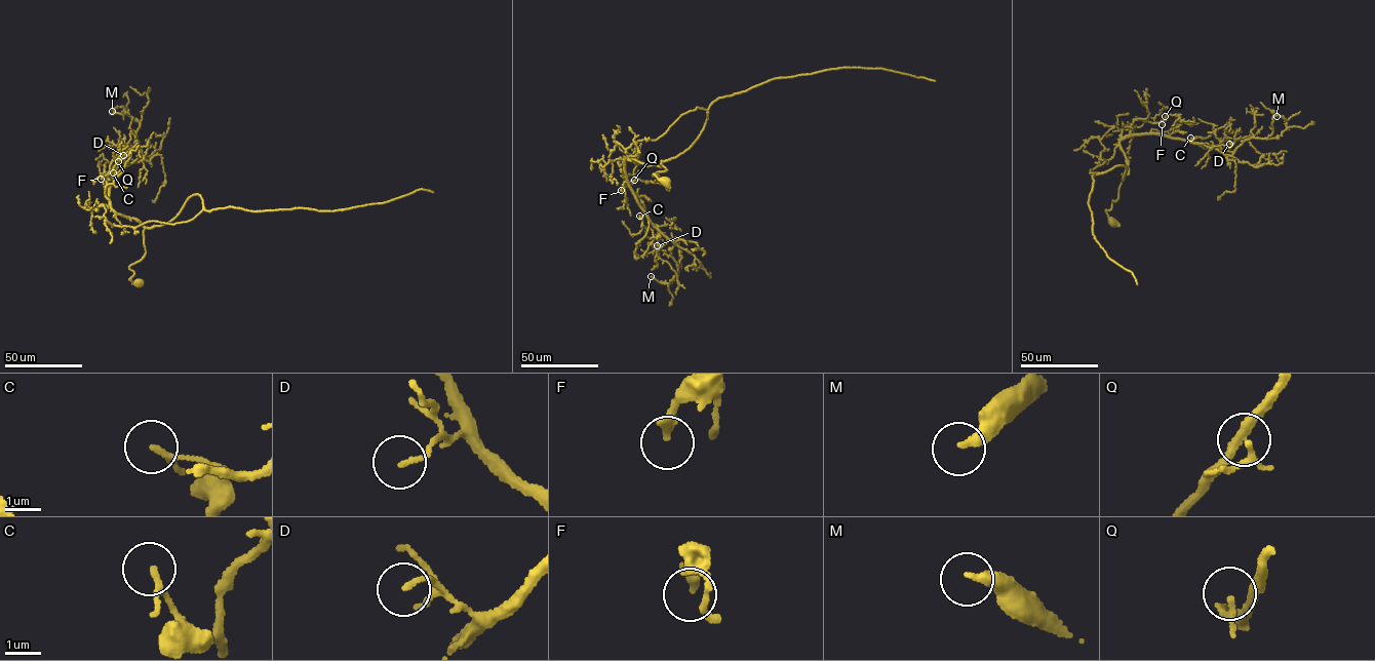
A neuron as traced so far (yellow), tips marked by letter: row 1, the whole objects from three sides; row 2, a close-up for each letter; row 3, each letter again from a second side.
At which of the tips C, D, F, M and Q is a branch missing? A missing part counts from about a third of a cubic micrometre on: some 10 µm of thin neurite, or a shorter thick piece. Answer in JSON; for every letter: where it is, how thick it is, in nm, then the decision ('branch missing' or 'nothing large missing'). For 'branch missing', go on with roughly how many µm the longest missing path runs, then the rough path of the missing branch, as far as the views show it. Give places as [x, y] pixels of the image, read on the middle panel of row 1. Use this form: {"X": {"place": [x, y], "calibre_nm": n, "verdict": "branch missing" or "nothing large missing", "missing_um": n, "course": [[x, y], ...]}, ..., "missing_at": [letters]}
{"C": {"place": [639, 216], "calibre_nm": 120, "verdict": "nothing large missing"}, "D": {"place": [657, 245], "calibre_nm": 120, "verdict": "nothing large missing"}, "F": {"place": [621, 190], "calibre_nm": 280, "verdict": "nothing large missing"}, "M": {"place": [651, 276], "calibre_nm": 300, "verdict": "nothing large missing"}, "Q": {"place": [634, 180], "calibre_nm": 140, "verdict": "nothing large missing"}, "missing_at": []}

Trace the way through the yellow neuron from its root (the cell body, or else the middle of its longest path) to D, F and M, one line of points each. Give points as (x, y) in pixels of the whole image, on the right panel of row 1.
D: (1111, 222), (1106, 210), (1118, 198), (1122, 175), (1128, 172), (1121, 140), (1155, 133), (1223, 152), (1229, 144)
F: (1111, 222), (1106, 210), (1118, 198), (1122, 175), (1128, 172), (1120, 143), (1130, 134), (1133, 119), (1162, 124)
M: (1111, 222), (1128, 172), (1121, 140), (1166, 134), (1230, 156), (1280, 135), (1277, 116)

